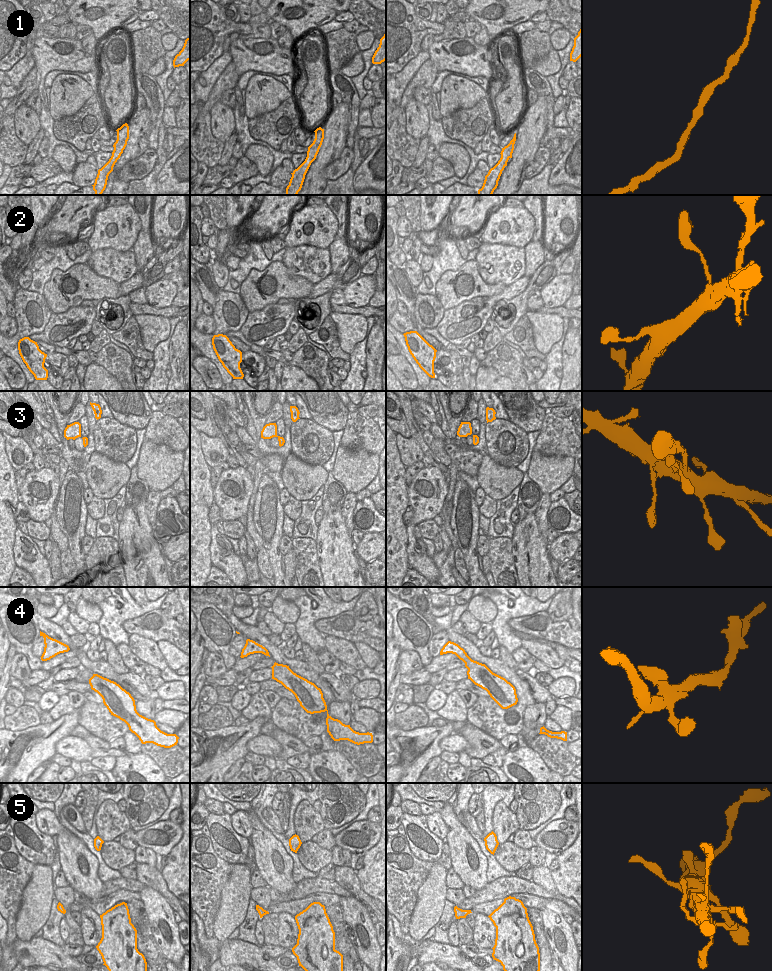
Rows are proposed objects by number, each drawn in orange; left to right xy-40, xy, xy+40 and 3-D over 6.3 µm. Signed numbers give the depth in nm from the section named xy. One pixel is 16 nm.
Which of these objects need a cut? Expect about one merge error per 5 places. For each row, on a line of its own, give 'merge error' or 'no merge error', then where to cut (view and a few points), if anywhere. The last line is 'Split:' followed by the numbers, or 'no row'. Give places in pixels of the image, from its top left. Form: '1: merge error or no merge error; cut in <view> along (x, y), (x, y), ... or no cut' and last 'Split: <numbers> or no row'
1: no merge error; no cut
2: no merge error; no cut
3: no merge error; no cut
4: no merge error; no cut
5: no merge error; no cut
Split: no row

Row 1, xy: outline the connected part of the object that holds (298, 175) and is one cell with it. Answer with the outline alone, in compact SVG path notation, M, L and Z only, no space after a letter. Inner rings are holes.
M321 127L317 128L315 131L315 139L313 143L308 147L307 157L305 161L295 169L291 174L289 185L286 188L286 195L297 195L301 190L305 175L311 165L311 163L316 159L319 149L322 145L324 139L324 129Z

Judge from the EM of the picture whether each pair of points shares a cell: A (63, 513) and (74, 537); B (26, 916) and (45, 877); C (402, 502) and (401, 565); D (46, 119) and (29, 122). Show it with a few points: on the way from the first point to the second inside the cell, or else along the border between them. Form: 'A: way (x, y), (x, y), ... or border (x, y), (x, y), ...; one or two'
A: way (69, 519), (69, 531); one
B: way (35, 906), (40, 887); one
C: way (396, 518), (396, 549); one
D: border (38, 115), (41, 128); two

